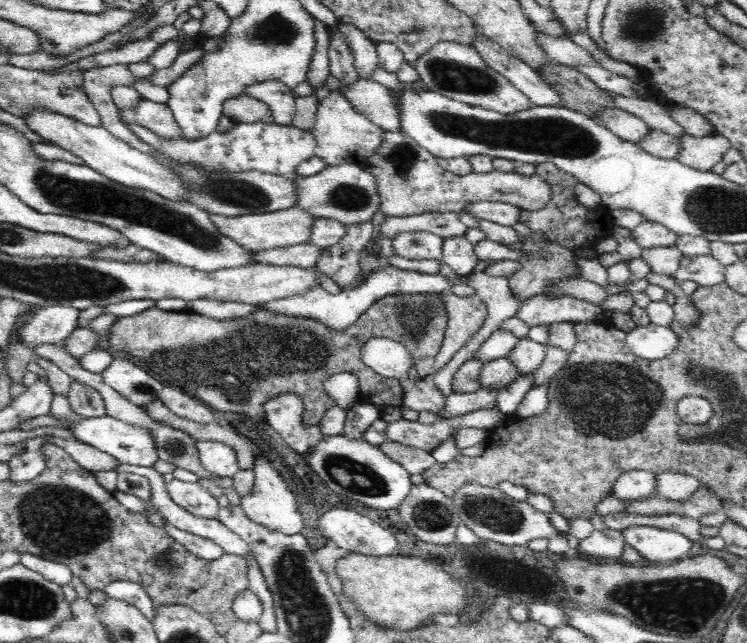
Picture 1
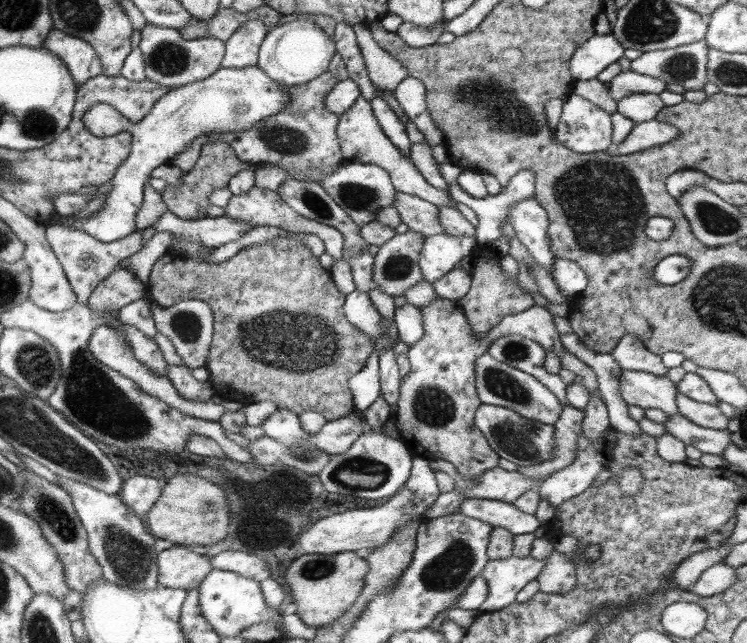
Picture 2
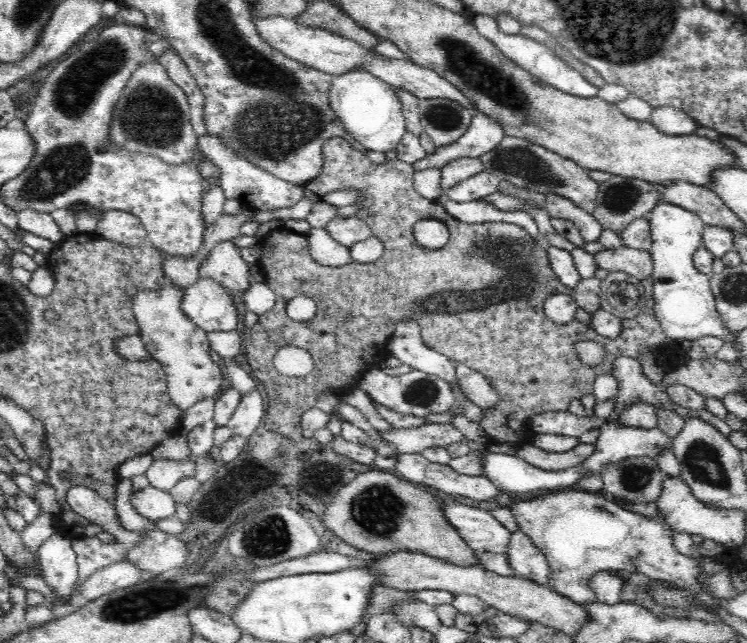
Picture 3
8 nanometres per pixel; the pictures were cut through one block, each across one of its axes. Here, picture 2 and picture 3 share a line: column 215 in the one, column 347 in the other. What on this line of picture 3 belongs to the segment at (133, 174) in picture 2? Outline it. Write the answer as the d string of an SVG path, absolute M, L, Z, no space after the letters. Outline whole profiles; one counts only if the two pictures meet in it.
M366 69L348 70L346 74L334 76L329 90L329 103L350 139L360 148L387 153L394 150L406 134L406 119L395 87Z

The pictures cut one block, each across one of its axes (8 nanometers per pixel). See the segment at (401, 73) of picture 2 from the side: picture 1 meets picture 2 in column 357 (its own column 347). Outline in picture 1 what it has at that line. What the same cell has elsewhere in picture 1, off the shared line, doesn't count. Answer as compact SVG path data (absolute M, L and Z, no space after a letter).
M338 22L336 26L344 33L344 39L348 41L348 45L354 53L354 68L358 73L358 78L368 79L378 67L379 58L376 48L378 43L370 40L354 25Z

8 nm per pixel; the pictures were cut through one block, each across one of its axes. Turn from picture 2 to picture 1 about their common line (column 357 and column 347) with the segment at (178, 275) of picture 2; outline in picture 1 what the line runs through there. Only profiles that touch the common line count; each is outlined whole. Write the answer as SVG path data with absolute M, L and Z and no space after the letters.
M394 293L377 300L358 317L346 330L331 330L327 324L304 317L294 317L256 305L255 309L242 318L216 320L192 311L162 310L156 306L134 316L117 317L110 328L110 346L118 352L128 352L140 358L154 374L166 380L172 387L180 387L192 397L200 398L203 403L220 412L238 412L253 422L266 421L264 404L282 392L295 394L304 403L302 422L316 426L324 412L336 401L324 391L324 380L334 374L349 373L358 379L358 404L373 404L381 412L388 406L403 406L403 388L396 378L385 377L374 372L361 359L361 348L370 338L388 338L400 342L412 355L413 365L408 370L412 380L432 374L435 358L443 346L448 326L448 313L440 293L404 294Z

